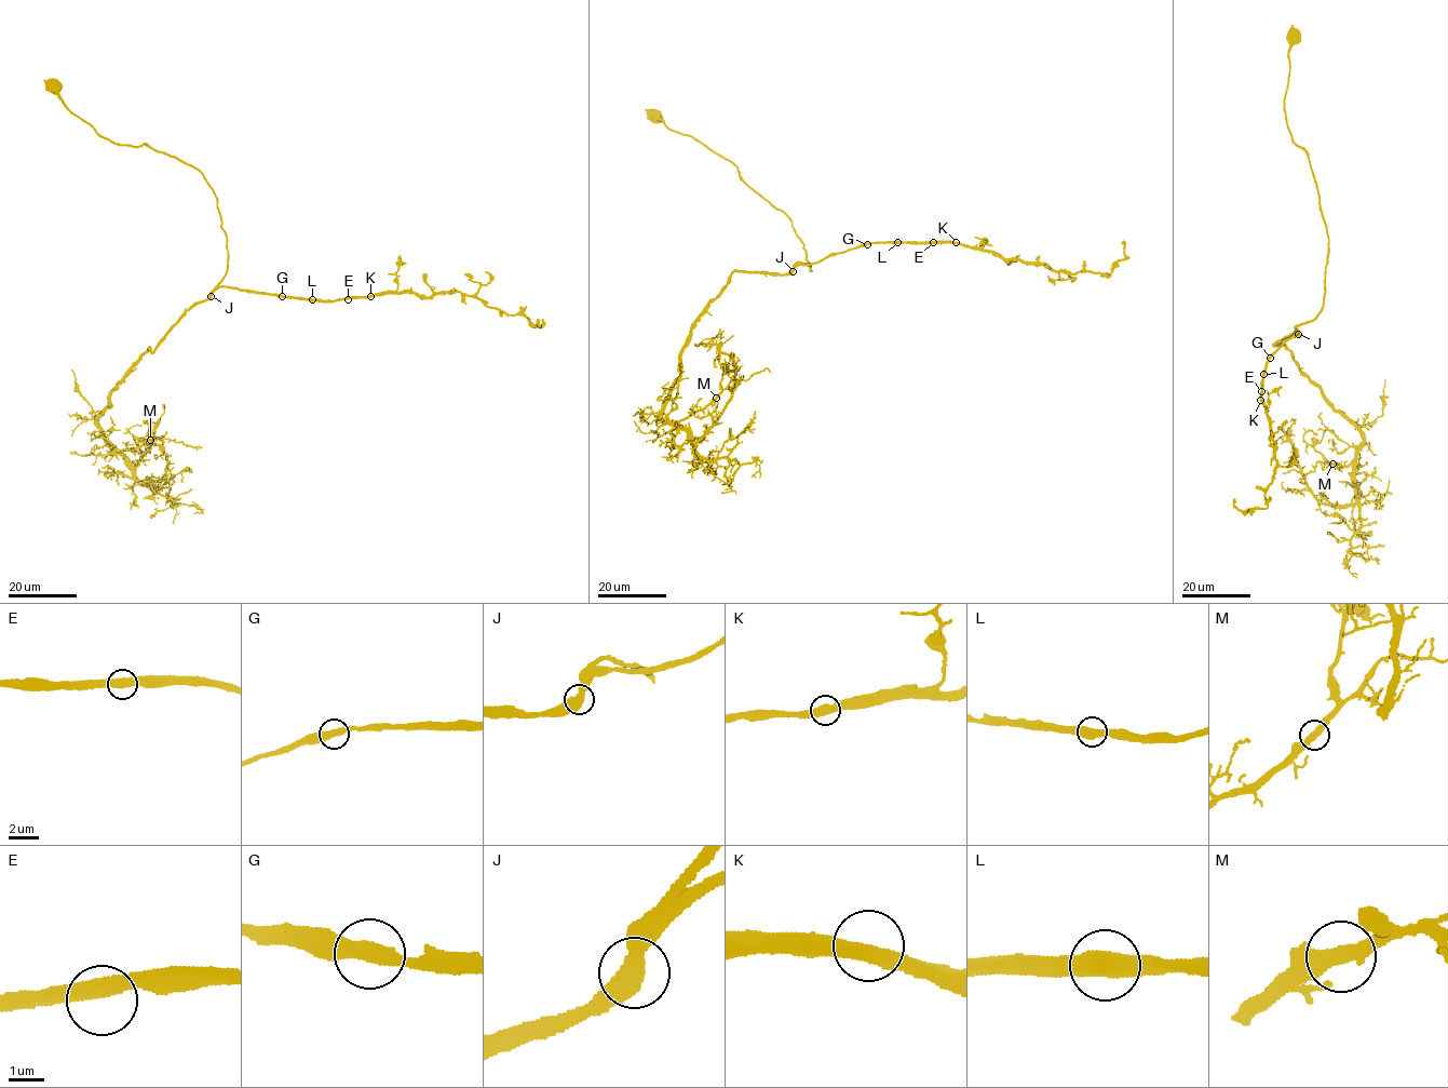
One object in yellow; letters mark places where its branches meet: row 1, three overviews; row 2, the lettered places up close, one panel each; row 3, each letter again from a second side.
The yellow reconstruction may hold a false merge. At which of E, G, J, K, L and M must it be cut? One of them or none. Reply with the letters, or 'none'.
none

